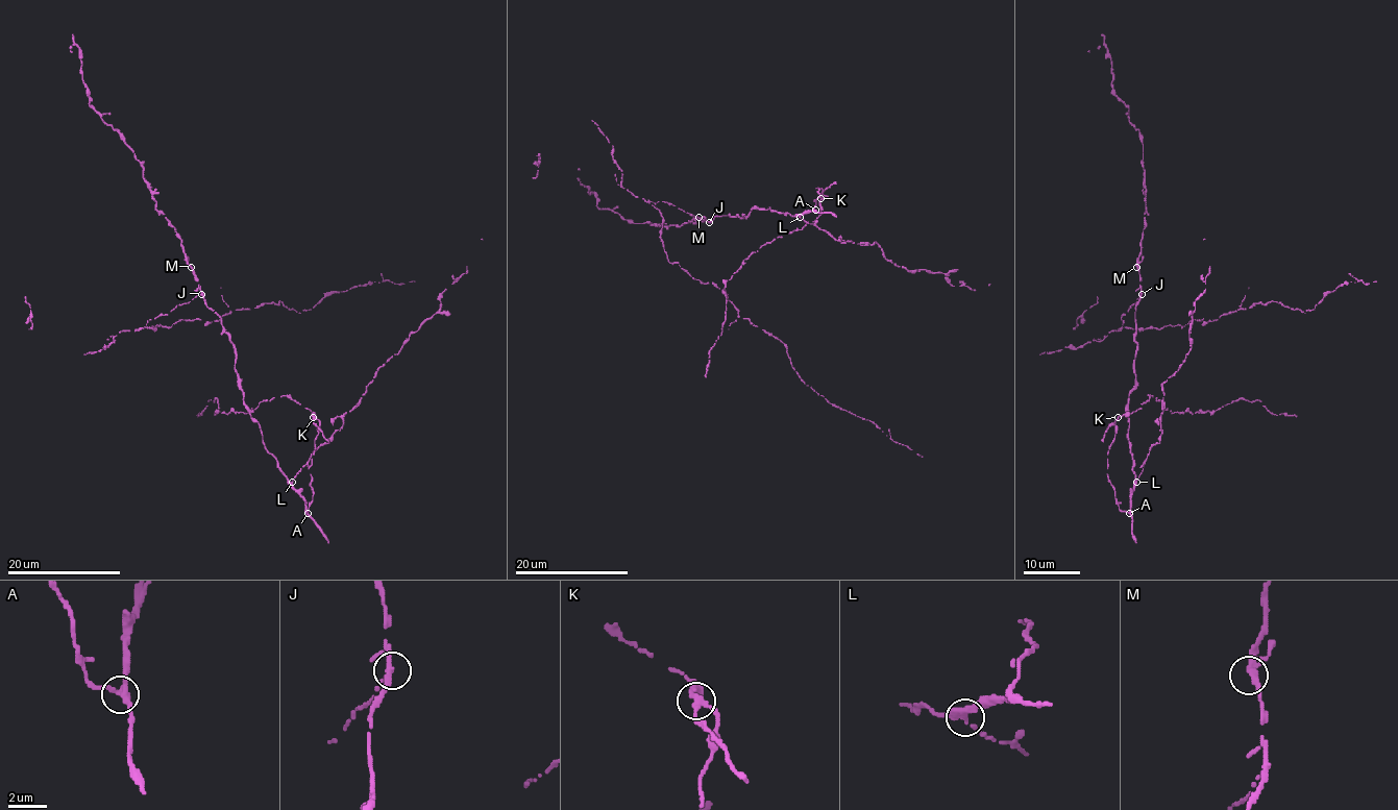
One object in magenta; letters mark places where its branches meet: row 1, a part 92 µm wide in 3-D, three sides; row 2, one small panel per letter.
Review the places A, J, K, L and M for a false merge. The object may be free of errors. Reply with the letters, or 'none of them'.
J

